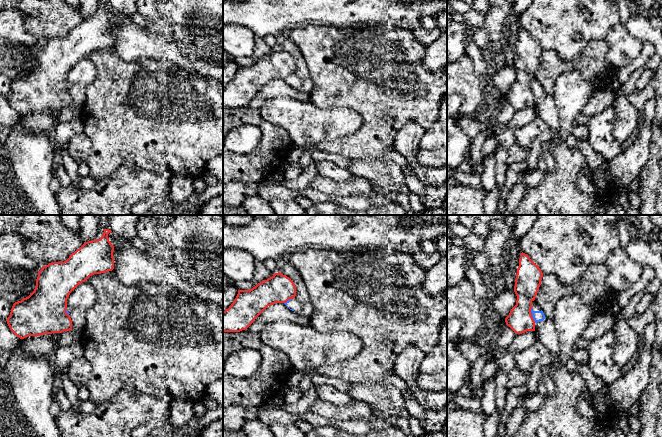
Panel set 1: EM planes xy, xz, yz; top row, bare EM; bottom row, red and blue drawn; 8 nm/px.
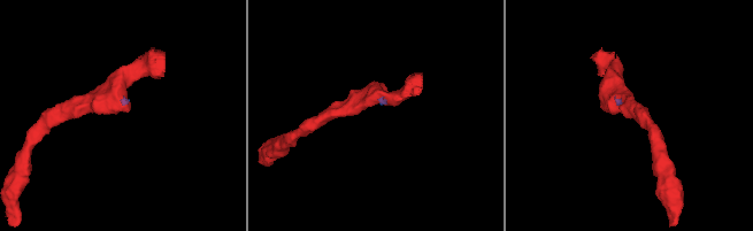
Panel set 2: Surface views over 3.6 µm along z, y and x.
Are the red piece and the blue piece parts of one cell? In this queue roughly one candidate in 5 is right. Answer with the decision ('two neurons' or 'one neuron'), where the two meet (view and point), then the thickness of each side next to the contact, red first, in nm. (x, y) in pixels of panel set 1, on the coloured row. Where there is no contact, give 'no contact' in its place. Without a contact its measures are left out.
two neurons | yz (531, 315) | 200/90 nm

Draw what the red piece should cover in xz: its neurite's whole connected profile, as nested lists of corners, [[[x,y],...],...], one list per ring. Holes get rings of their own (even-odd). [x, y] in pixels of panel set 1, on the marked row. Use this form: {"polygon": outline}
{"polygon": [[[280,272],[250,290],[238,290],[234,302],[223,311],[223,332],[246,330],[268,306],[286,303],[295,296],[294,282]]]}

